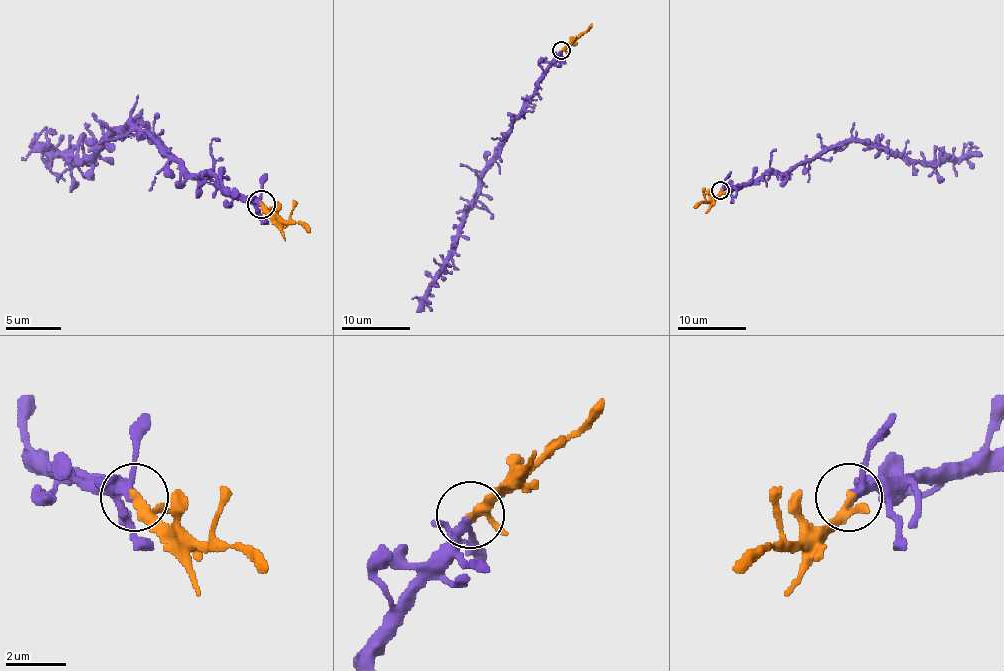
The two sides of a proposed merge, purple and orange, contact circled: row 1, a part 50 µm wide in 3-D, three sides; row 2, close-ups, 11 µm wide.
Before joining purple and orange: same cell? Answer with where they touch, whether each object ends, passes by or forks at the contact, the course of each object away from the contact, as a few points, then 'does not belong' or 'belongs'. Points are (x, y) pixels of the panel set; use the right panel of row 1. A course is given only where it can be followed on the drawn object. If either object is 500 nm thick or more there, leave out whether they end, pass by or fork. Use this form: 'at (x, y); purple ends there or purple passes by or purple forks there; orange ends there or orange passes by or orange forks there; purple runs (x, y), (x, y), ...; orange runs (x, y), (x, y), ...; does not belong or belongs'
at (720, 190); purple forks there; orange passes by; purple runs (720, 190), (746, 186), (766, 173), (787, 173), (846, 142), (865, 142), (920, 161), (944, 162), (982, 154); orange runs (720, 190), (711, 200), (699, 202), (694, 207); belongs

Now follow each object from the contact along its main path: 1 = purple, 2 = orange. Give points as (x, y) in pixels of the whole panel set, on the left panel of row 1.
1: (260, 204), (235, 198), (213, 176), (194, 176), (136, 126), (91, 156), (67, 159), (28, 145)
2: (260, 204), (283, 220), (302, 223), (310, 231)

